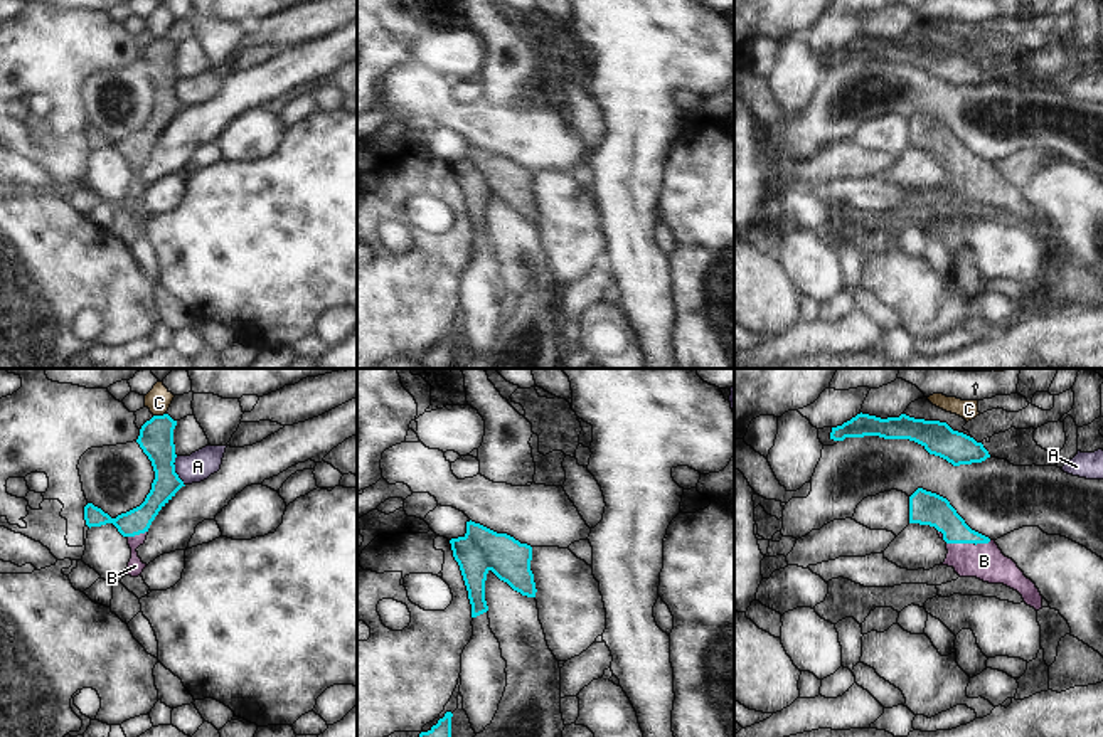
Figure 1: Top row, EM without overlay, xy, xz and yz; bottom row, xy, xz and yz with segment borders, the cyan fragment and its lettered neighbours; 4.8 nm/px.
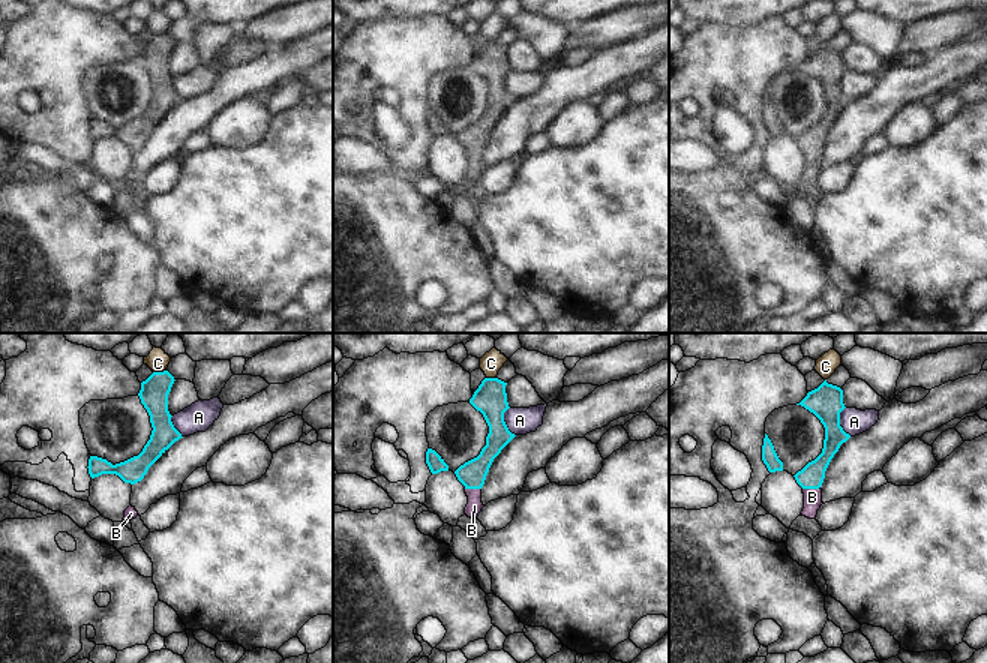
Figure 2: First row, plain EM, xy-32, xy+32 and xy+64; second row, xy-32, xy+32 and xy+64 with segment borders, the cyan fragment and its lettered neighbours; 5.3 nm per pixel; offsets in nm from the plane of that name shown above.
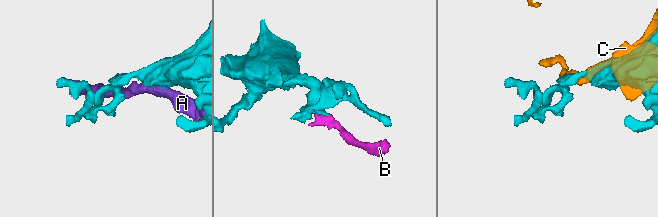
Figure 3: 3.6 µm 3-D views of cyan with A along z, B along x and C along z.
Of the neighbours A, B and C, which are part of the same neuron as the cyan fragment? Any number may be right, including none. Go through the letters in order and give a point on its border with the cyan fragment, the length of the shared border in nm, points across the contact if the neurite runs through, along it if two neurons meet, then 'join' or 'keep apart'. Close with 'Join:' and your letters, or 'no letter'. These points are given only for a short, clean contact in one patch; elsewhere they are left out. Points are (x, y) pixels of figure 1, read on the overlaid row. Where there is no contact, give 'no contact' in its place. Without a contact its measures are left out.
A: contact xy (174, 471); length 150 nm; keep apart
B: contact yz (969, 542); length 220 nm; way yz (928, 509), (935, 510), (969, 542), (984, 561); join
C: contact xy (159, 416); length 70 nm; keep apart
Join: B

